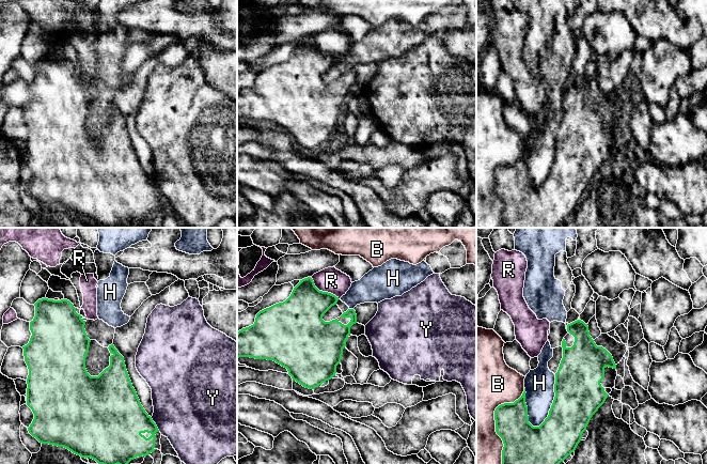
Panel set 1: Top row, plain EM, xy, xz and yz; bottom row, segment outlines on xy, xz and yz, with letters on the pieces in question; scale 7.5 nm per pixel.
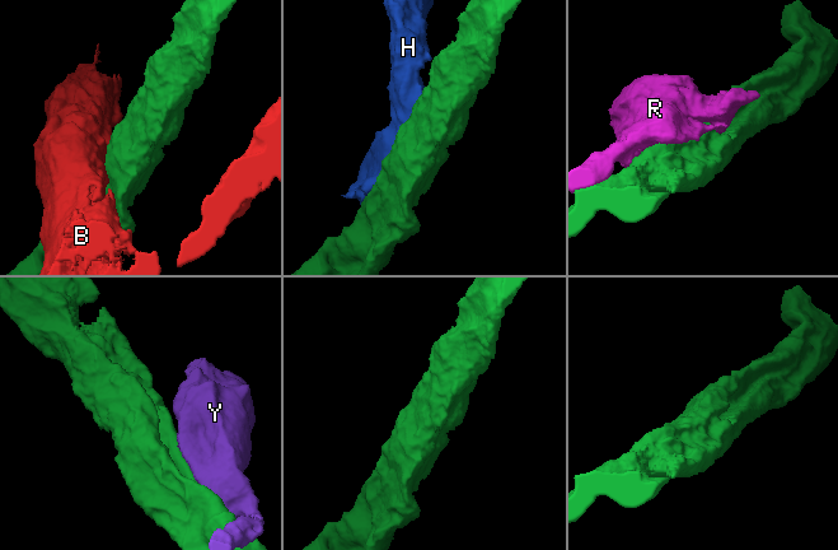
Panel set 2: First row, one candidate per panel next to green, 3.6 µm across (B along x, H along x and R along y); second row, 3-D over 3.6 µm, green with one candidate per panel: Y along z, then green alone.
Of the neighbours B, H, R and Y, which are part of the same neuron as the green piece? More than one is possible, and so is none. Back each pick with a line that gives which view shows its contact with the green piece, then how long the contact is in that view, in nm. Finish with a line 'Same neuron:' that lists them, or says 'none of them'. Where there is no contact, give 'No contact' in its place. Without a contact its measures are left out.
Same neuron: none of them

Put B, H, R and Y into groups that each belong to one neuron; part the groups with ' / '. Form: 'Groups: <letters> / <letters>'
Groups: B / H / R / Y

